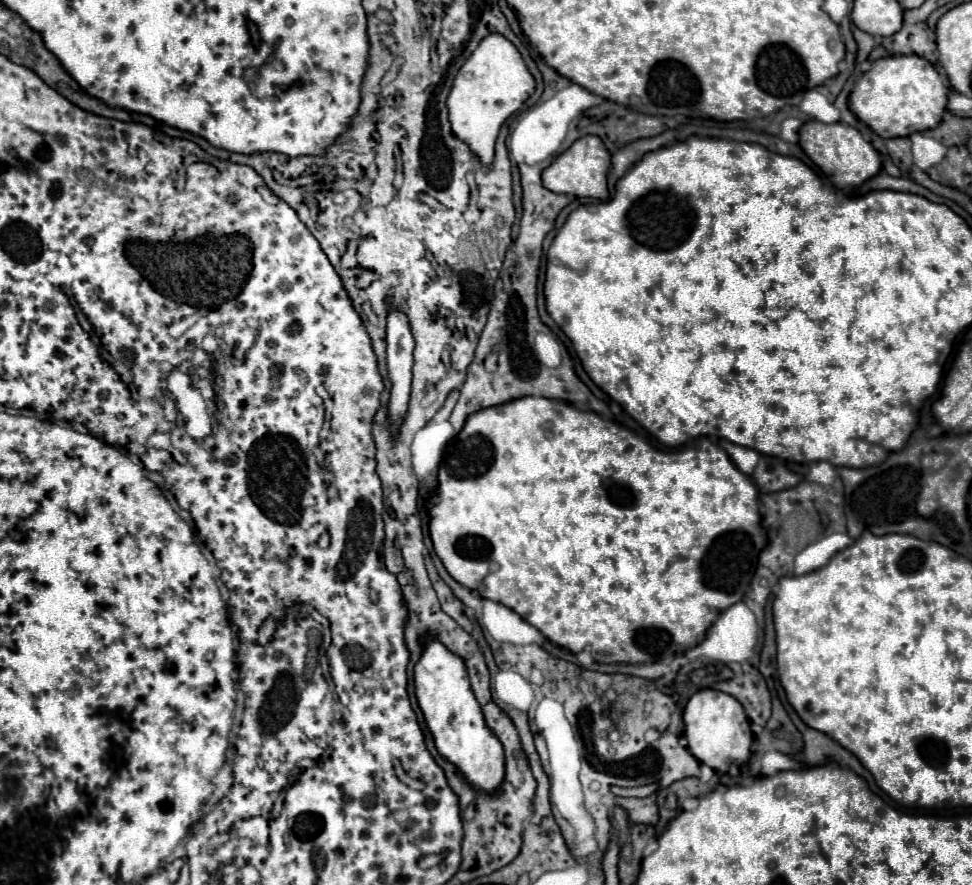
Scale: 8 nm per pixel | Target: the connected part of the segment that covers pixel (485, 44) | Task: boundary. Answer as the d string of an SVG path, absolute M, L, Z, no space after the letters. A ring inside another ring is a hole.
M499 33L487 35L459 69L453 81L451 95L447 99L449 121L455 135L471 147L471 151L481 159L483 165L489 165L495 155L493 147L503 121L513 115L533 95L533 91L533 75L529 73L515 45Z

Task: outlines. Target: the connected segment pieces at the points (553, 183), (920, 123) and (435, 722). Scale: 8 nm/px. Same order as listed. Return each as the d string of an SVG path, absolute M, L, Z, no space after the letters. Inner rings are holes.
M585 135L577 139L567 151L563 151L545 171L543 171L543 185L553 193L575 195L575 197L593 197L593 199L607 199L607 171L611 167L609 151L605 149L603 141L597 135Z
M891 55L873 61L873 67L855 83L849 97L849 109L883 139L907 137L913 131L925 131L939 125L947 107L947 91L943 77L927 59L919 55Z
M421 637L421 647L421 659L415 665L415 695L433 733L435 747L447 761L457 765L457 769L475 789L497 793L497 787L505 775L503 745L491 733L491 729L487 729L463 659L451 653L437 637Z

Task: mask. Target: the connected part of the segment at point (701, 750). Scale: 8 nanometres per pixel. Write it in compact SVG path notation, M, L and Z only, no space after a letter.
M701 689L693 693L687 701L683 711L683 723L687 747L701 763L713 767L719 773L727 773L731 763L743 765L749 761L753 737L749 729L749 719L739 701L735 701L735 697L717 689Z

